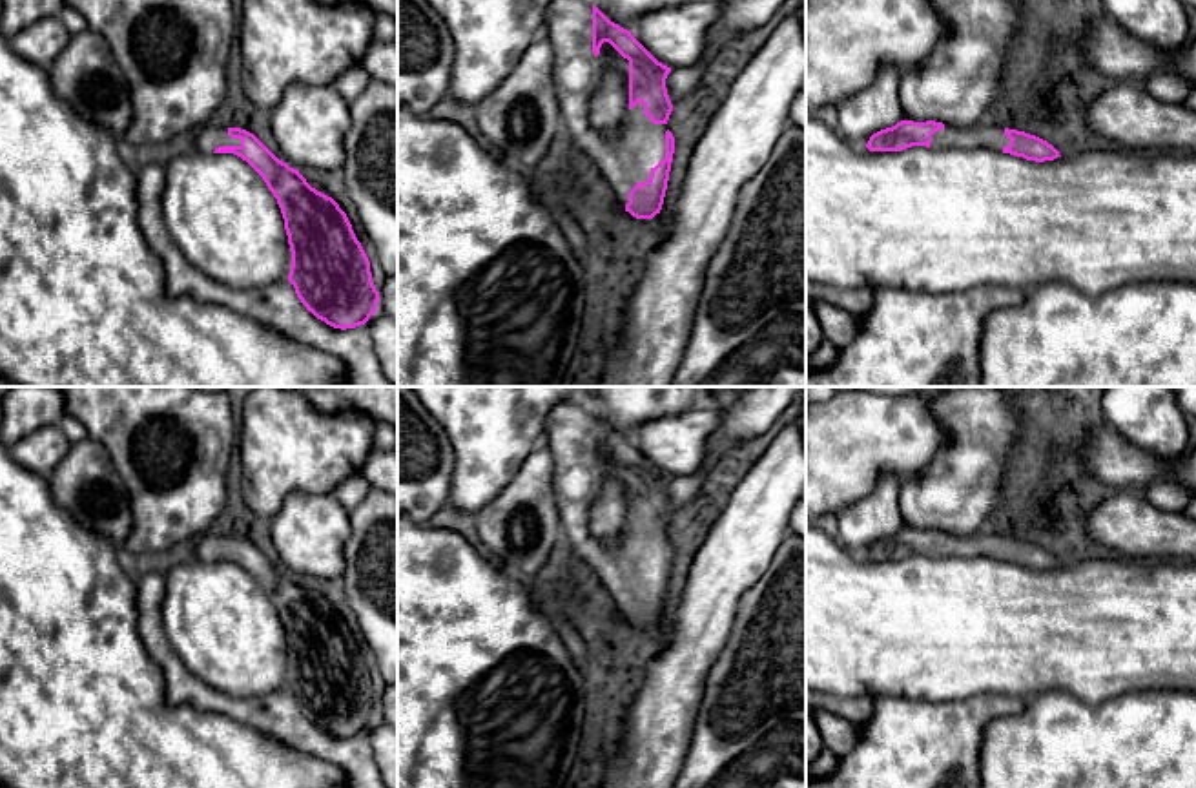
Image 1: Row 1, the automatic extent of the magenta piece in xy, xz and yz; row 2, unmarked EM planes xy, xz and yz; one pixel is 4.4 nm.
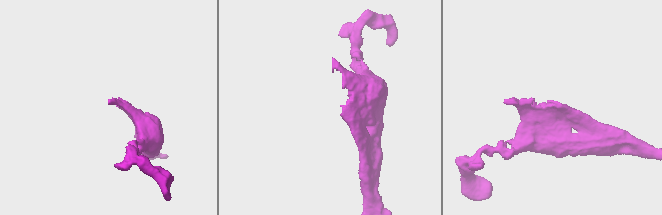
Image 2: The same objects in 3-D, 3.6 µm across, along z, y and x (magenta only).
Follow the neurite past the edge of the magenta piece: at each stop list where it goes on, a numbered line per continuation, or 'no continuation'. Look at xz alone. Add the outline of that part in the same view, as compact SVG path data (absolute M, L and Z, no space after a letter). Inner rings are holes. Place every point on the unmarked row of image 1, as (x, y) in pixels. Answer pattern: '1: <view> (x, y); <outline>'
1: xz (626, 568); M571 398L556 403L545 418L545 432L551 454L554 458L554 476L558 482L556 507L562 520L563 538L572 549L574 556L585 562L602 582L603 600L616 613L629 611L629 600L644 589L649 589L651 578L665 567L665 540L667 533L653 533L644 524L644 513L638 511L627 520L627 529L622 542L607 545L594 538L589 529L591 509L600 496L603 480L614 474L629 491L629 469L618 460L609 465L603 456L600 463L593 461L593 409L580 398Z

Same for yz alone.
1: yz (950, 546); M944 533L943 538L932 544L930 556L933 558L992 558L1003 560L1010 553L1010 547L1005 544L1003 534L968 534L959 536Z

